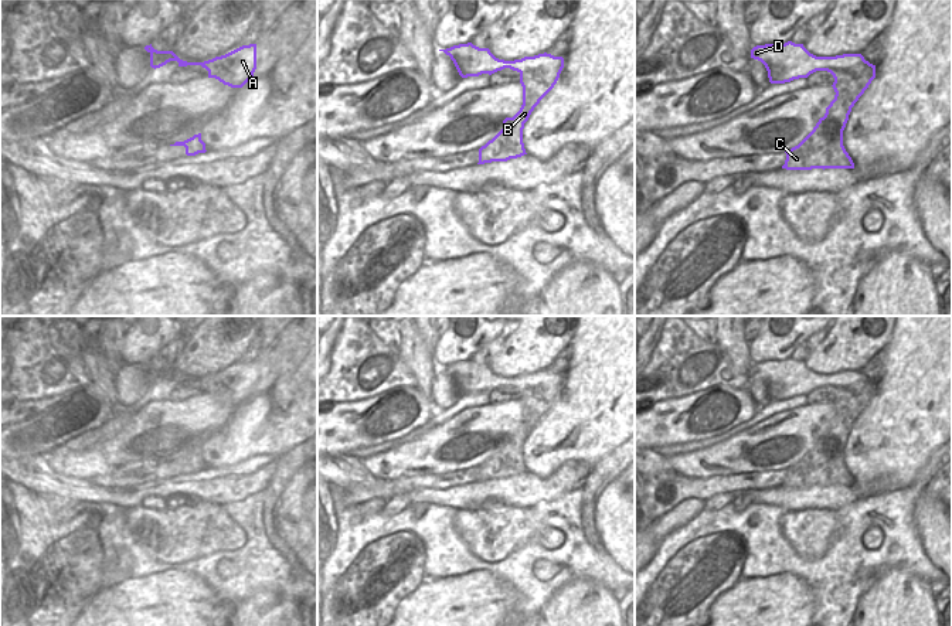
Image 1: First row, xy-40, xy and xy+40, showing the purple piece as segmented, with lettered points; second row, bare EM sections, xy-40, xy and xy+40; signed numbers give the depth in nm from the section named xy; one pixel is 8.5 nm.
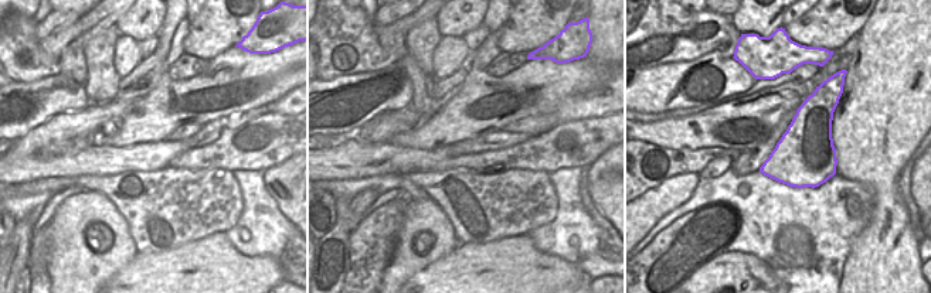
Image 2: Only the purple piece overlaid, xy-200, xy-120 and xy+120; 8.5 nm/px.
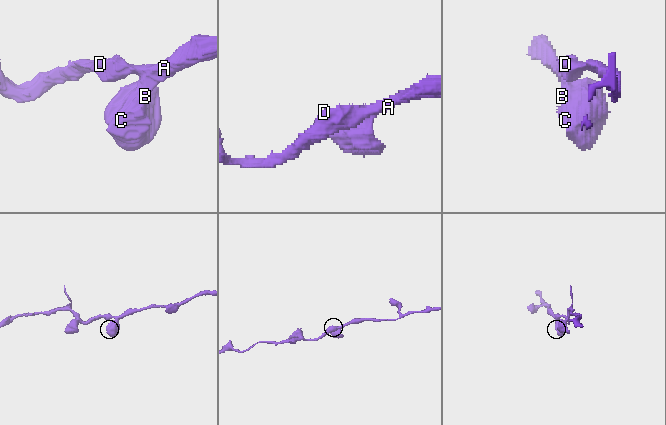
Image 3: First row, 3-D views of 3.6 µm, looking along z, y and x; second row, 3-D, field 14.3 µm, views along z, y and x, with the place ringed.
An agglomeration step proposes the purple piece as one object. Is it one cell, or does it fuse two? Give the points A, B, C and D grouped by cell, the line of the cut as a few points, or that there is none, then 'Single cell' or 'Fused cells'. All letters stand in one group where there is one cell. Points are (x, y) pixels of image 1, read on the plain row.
Groups: A B C D. No split. Single cell

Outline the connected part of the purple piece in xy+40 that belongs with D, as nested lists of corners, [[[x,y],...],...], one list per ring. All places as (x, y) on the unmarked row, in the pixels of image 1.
[[[792,358],[756,363],[751,367],[751,375],[765,382],[771,401],[808,395],[816,388],[827,388],[834,395],[834,416],[813,448],[798,463],[785,469],[782,486],[854,486],[843,463],[843,448],[851,425],[876,395],[876,382],[866,378],[861,371],[816,374],[803,361]]]

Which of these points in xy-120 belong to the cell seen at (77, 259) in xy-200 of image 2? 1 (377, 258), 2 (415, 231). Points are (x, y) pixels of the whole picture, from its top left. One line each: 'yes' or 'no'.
1: no
2: yes

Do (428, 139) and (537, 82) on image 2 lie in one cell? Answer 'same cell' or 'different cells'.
same cell

